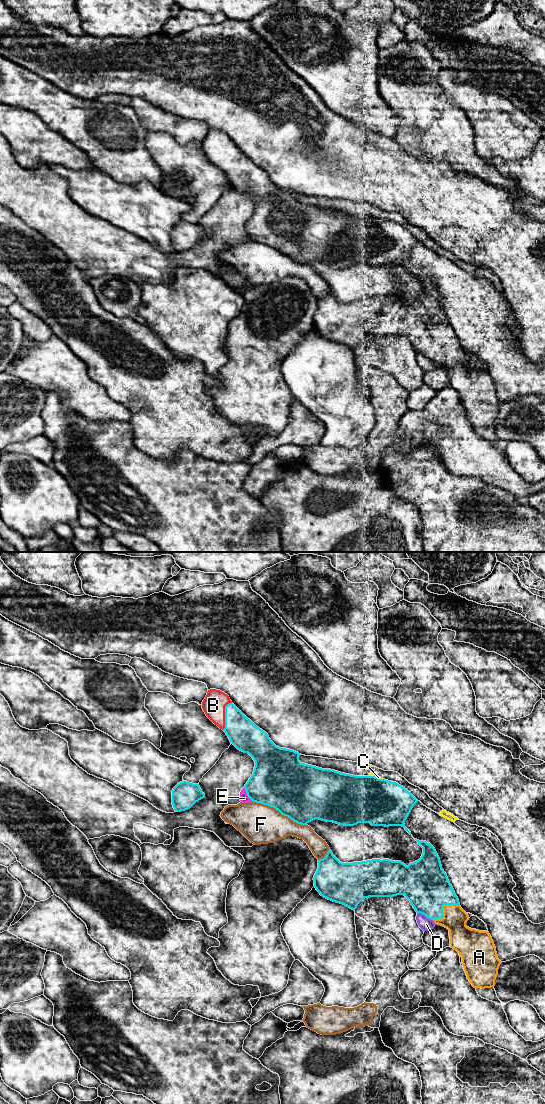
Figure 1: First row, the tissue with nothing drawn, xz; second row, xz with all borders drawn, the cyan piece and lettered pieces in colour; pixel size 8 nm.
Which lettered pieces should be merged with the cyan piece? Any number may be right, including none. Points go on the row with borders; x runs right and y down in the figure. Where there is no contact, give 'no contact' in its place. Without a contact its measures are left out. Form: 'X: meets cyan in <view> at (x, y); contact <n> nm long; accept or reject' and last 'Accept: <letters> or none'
A: meets cyan in xz at (442, 908); contact 260 nm long; accept
B: meets cyan in xz at (225, 715); contact 240 nm long; accept
C: meets cyan in xz at (379, 778); contact 50 nm long; reject
D: meets cyan in xz at (425, 915); contact 140 nm long; reject
E: meets cyan in xz at (247, 794); contact 130 nm long; reject
F: meets cyan in xz at (279, 811); contact 480 nm long; reject
Accept: A, B

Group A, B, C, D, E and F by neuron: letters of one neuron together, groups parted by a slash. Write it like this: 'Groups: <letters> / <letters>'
Groups: A B / C E / D / F

